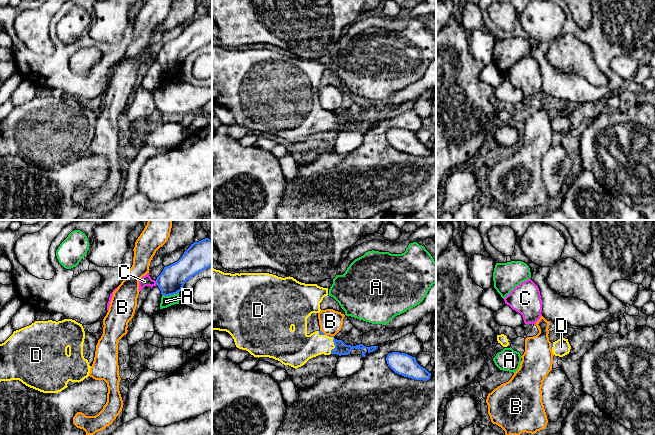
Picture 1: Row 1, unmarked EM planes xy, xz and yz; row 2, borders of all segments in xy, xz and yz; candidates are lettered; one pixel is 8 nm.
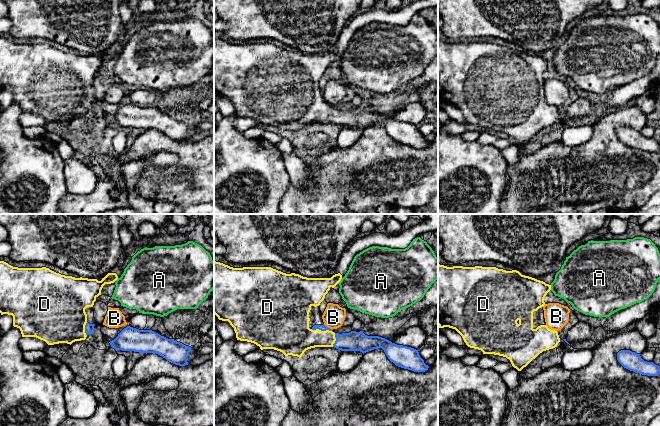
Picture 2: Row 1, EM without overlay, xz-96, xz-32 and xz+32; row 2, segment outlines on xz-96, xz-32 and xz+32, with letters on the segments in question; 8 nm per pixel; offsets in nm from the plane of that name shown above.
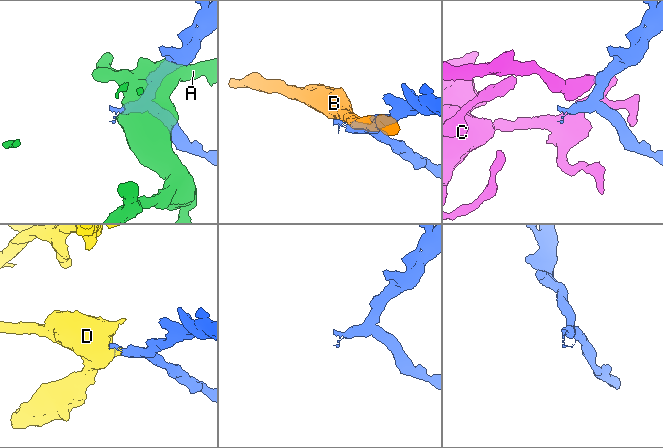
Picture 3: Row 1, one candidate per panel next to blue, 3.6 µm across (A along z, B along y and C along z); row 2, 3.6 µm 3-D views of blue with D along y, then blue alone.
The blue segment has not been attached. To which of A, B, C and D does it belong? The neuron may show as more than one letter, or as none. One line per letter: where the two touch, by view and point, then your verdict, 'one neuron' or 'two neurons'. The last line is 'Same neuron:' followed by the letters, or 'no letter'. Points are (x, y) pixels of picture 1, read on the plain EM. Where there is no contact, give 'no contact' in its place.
A: xy (170, 70) | two neurons
B: xz (329, 111) | two neurons
C: xy (156, 59) | two neurons
D: xz (333, 117) | one neuron
Same neuron: D

